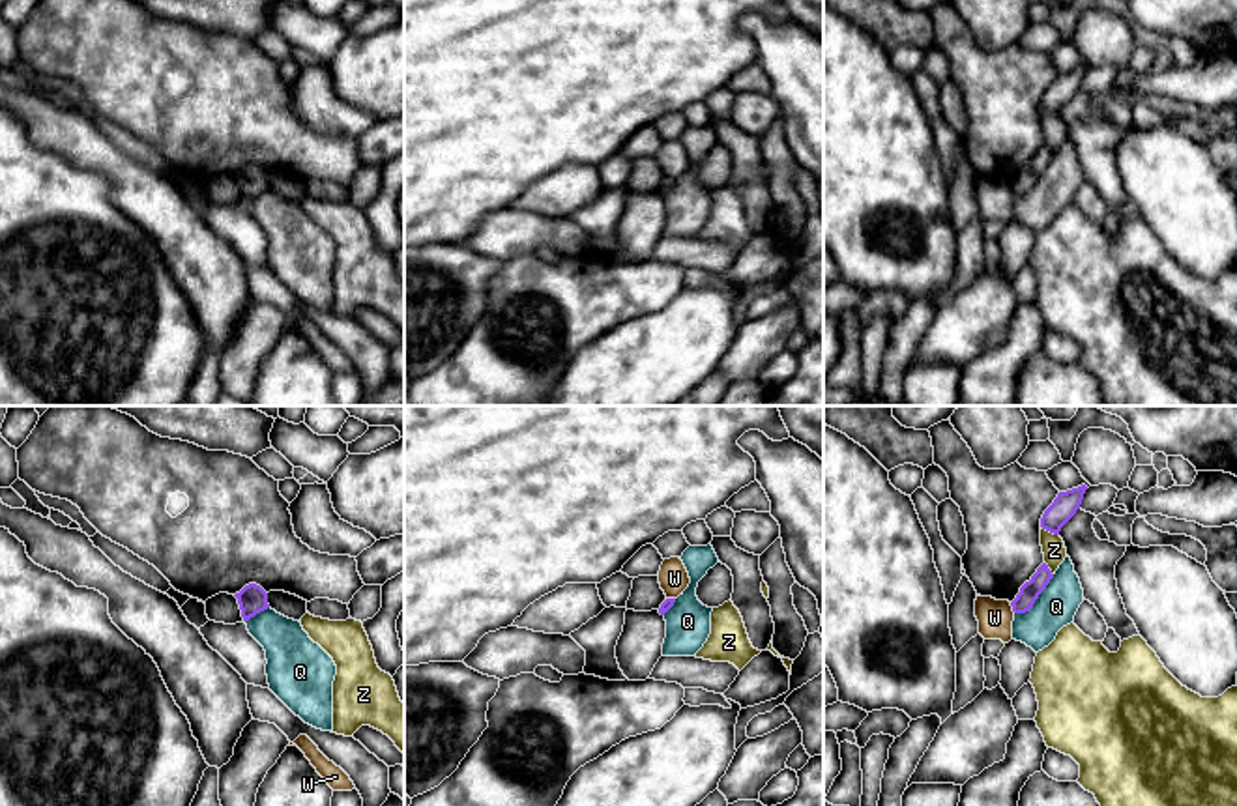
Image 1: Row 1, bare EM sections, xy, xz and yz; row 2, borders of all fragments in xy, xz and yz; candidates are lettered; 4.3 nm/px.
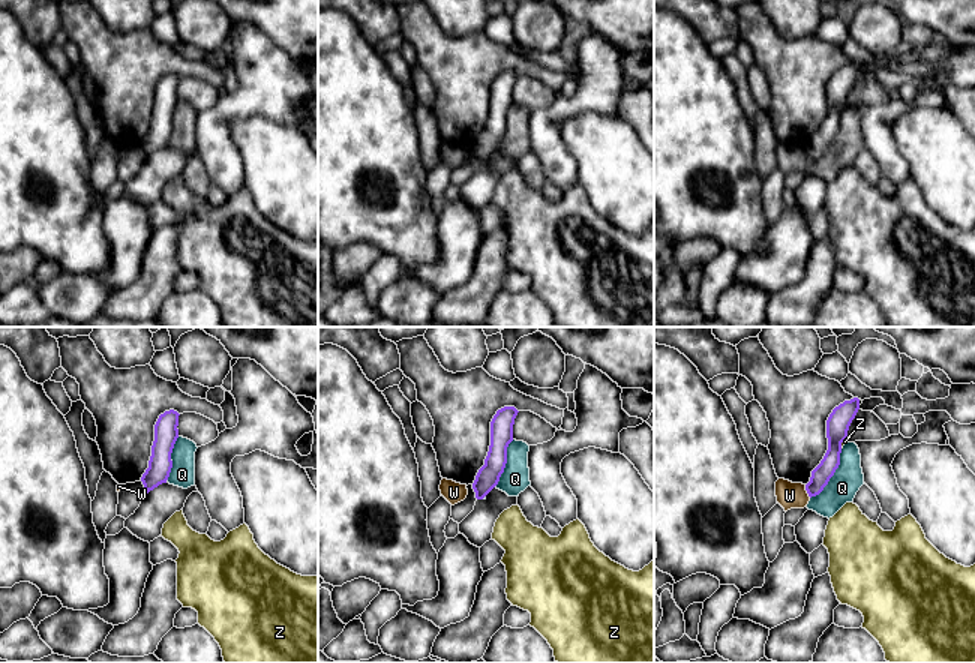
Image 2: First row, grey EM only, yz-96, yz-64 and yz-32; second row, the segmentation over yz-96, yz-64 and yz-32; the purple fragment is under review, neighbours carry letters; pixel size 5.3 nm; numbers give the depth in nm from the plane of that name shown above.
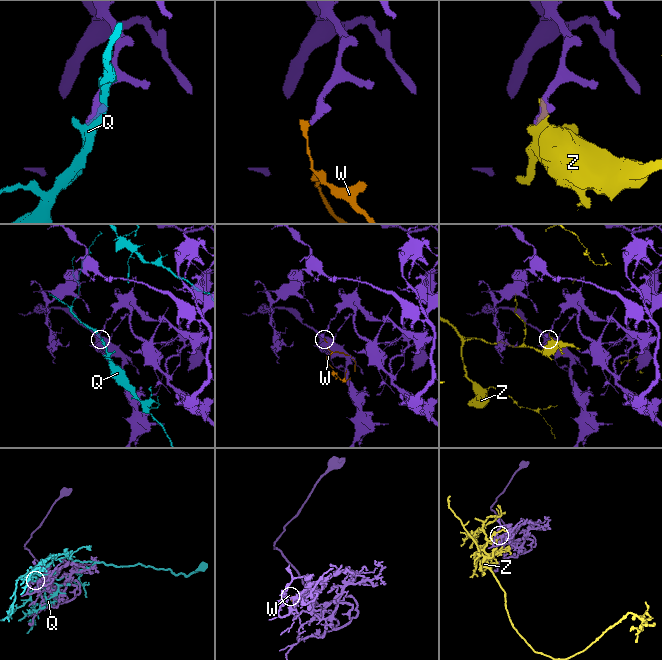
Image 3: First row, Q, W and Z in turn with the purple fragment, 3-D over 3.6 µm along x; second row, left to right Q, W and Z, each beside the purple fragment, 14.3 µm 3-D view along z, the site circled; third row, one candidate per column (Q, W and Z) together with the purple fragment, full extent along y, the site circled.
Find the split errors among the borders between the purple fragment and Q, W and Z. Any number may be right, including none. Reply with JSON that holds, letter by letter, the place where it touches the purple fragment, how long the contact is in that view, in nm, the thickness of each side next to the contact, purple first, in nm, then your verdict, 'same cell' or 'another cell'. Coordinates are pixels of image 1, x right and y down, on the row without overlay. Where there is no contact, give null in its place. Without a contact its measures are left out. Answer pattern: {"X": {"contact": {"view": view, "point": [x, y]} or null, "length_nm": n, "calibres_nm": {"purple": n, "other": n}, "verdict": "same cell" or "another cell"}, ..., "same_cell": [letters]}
{"Q": {"contact": {"view": "yz", "point": [1037, 178]}, "length_nm": 240, "calibres_nm": {"purple": 90, "other": 180}, "verdict": "another cell"}, "W": {"contact": {"view": "yz", "point": [1013, 189]}, "length_nm": 50, "calibres_nm": {"purple": 90, "other": 150}, "verdict": "another cell"}, "Z": {"contact": {"view": "yz", "point": [1050, 113]}, "length_nm": 90, "calibres_nm": {"purple": 110, "other": 100}, "verdict": "another cell"}, "same_cell": []}

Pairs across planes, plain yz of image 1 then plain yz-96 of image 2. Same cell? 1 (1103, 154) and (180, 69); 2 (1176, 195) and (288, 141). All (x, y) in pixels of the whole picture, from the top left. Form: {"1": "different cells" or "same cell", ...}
{"1": "different cells", "2": "same cell"}

